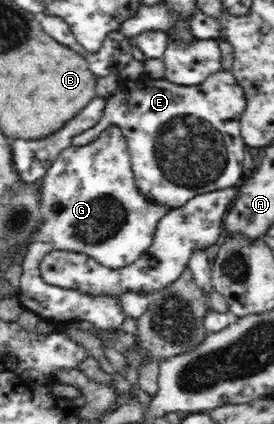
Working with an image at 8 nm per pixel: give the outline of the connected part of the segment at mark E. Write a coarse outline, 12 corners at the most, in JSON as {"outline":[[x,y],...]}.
{"outline":[[124,80],[80,147],[118,128],[146,200],[240,186],[245,91]]}

